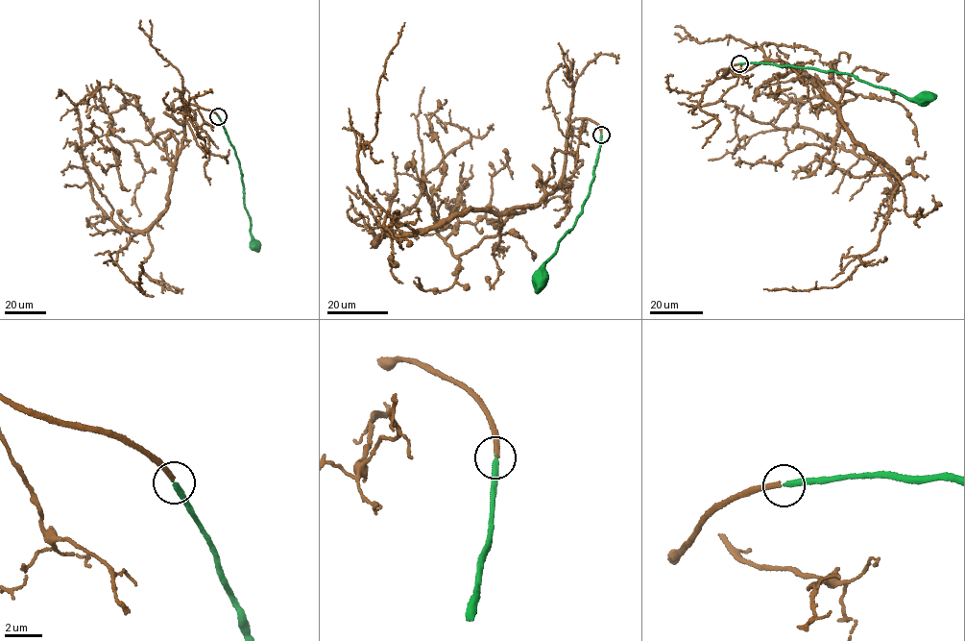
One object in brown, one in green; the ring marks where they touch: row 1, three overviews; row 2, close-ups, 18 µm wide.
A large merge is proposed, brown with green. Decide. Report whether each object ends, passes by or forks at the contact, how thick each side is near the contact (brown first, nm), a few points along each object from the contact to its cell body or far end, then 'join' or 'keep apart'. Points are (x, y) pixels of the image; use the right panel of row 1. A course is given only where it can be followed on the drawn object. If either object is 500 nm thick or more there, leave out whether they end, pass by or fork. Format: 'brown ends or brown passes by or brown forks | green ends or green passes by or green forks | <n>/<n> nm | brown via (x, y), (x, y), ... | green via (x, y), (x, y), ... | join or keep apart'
brown ends | green ends | 280/280 nm | brown via (738, 64), (725, 79), (772, 60), (802, 72), (900, 184), (809, 129), (739, 112), (734, 153) | green via (739, 64), (762, 61), (825, 71), (833, 70), (851, 74), (858, 80), (911, 99), (925, 98) | join

